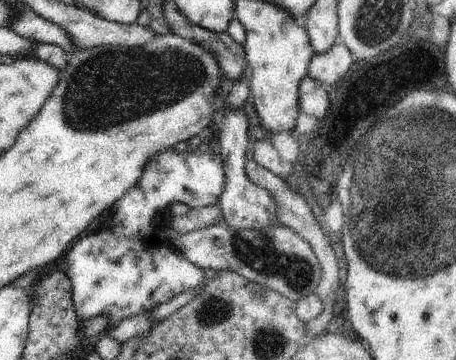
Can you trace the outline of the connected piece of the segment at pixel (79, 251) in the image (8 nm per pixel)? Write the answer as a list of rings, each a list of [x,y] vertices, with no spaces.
[[[172,147],[168,151],[162,151],[161,155],[150,161],[150,164],[145,164],[144,172],[137,184],[106,210],[108,220],[93,234],[78,237],[57,261],[58,268],[70,279],[71,299],[79,320],[109,317],[105,331],[110,331],[123,320],[145,311],[152,311],[156,306],[170,302],[178,294],[196,288],[204,279],[204,270],[183,259],[172,246],[170,236],[167,234],[168,222],[172,220],[170,208],[178,202],[191,208],[216,205],[224,192],[225,184],[226,177],[221,156],[213,152],[198,155],[187,151],[177,152]]]

